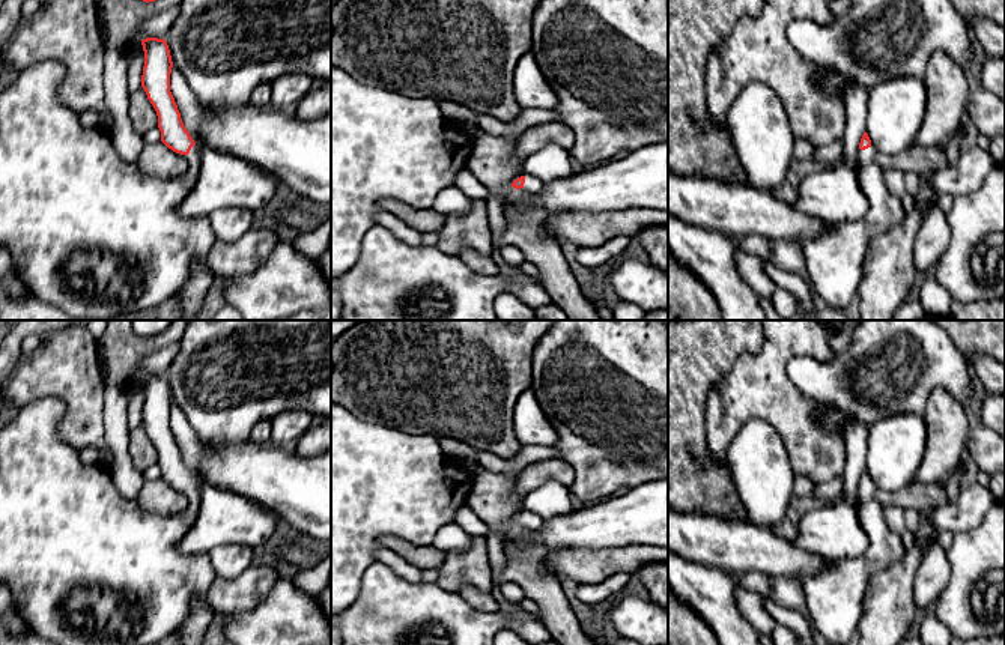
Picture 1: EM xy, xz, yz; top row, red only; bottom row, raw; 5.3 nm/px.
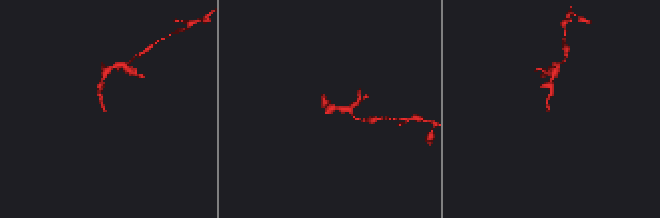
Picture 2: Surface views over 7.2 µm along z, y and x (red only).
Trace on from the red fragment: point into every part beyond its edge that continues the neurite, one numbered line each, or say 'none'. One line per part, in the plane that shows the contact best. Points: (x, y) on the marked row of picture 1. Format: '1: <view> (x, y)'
1: xy (94, 236)

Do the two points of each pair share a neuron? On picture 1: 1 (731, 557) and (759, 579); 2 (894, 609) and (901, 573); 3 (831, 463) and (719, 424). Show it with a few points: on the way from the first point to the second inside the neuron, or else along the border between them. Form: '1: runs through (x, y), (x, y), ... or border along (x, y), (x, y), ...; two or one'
1: border along (737, 576), (746, 572), (763, 572), (769, 576); two
2: runs through (894, 600), (897, 582); one
3: runs through (804, 436), (777, 409), (746, 409); one

